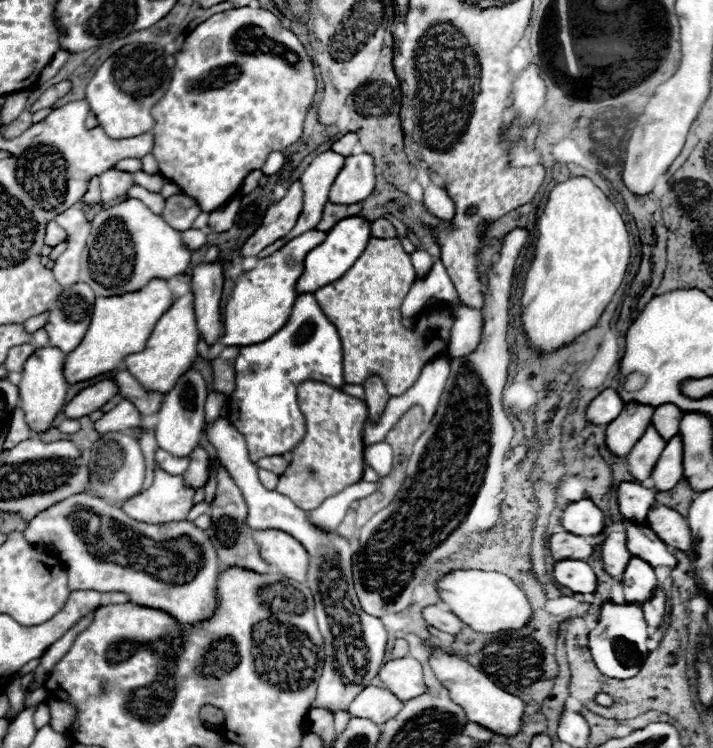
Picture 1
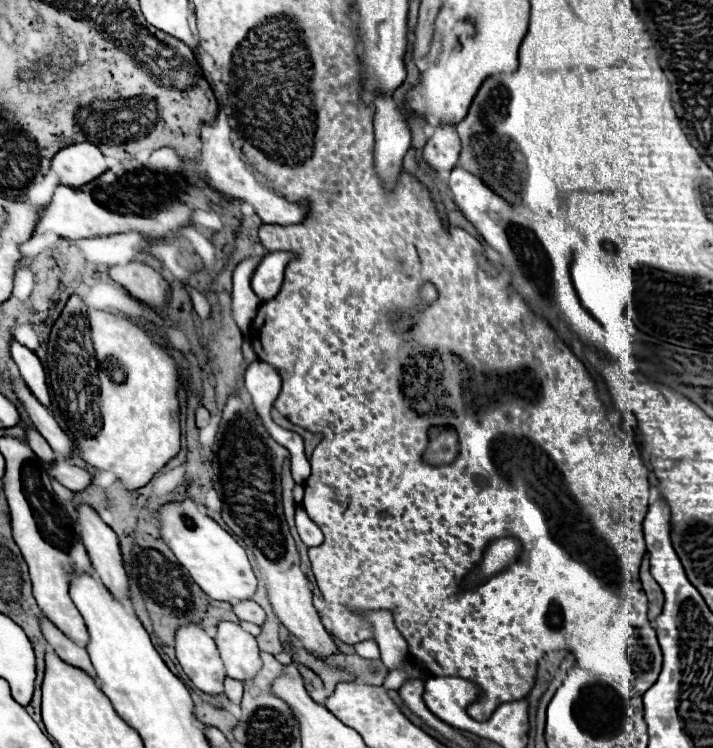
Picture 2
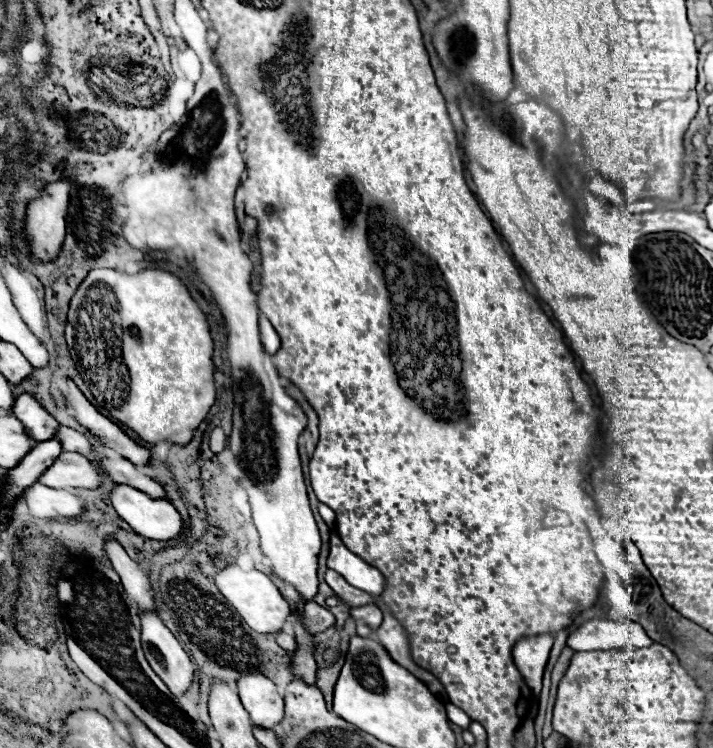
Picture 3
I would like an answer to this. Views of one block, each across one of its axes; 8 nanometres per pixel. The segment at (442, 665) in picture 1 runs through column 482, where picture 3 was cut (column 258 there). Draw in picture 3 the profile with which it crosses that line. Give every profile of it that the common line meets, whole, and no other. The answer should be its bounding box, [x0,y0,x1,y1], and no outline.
[238,674,284,730]

